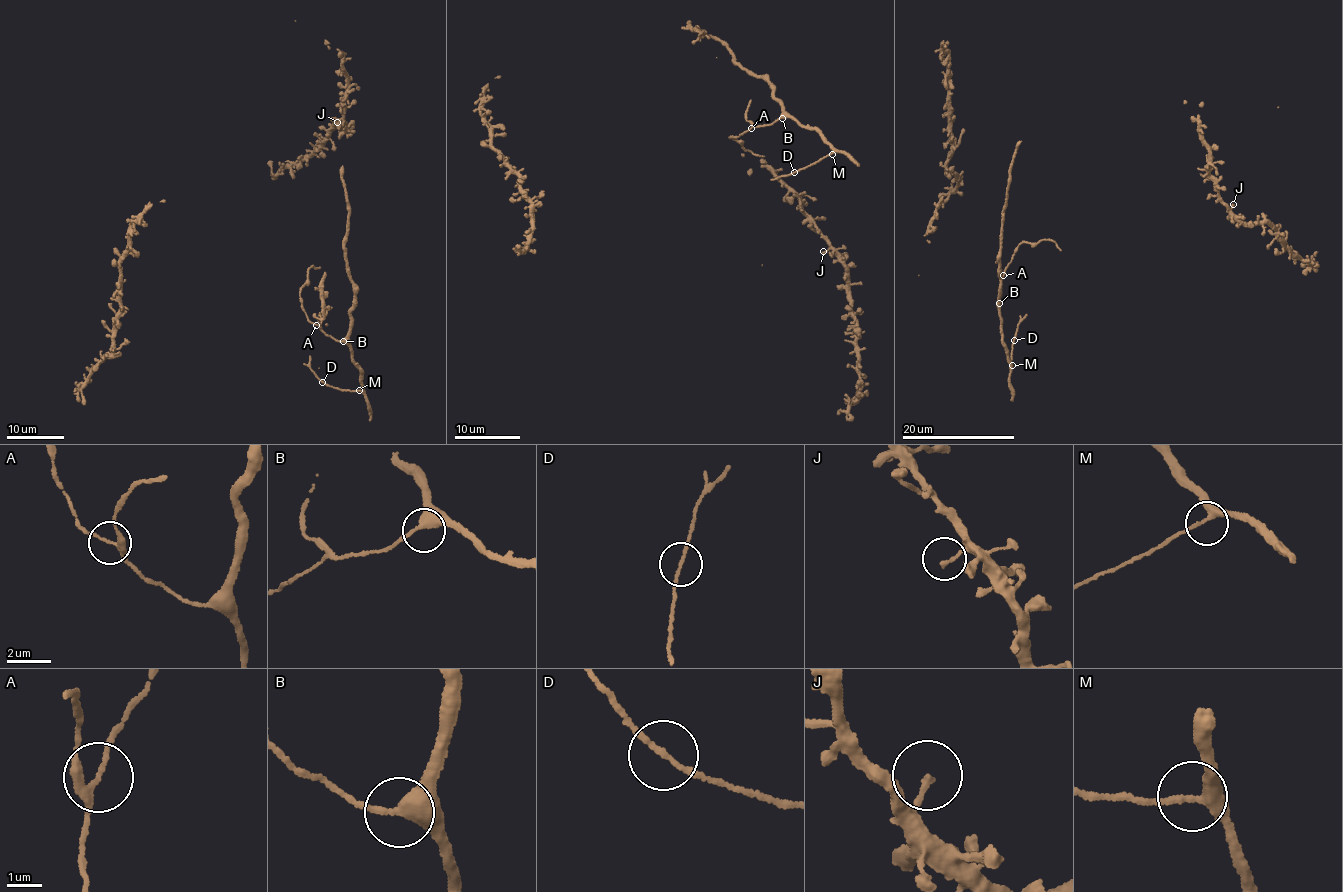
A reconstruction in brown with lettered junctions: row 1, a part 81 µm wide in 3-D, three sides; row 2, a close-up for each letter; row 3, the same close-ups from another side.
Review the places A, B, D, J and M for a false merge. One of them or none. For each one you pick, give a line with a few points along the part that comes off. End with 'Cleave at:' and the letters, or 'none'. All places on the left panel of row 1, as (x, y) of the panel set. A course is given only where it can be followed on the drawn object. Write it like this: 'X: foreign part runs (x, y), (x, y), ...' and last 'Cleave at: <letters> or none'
Cleave at: none

